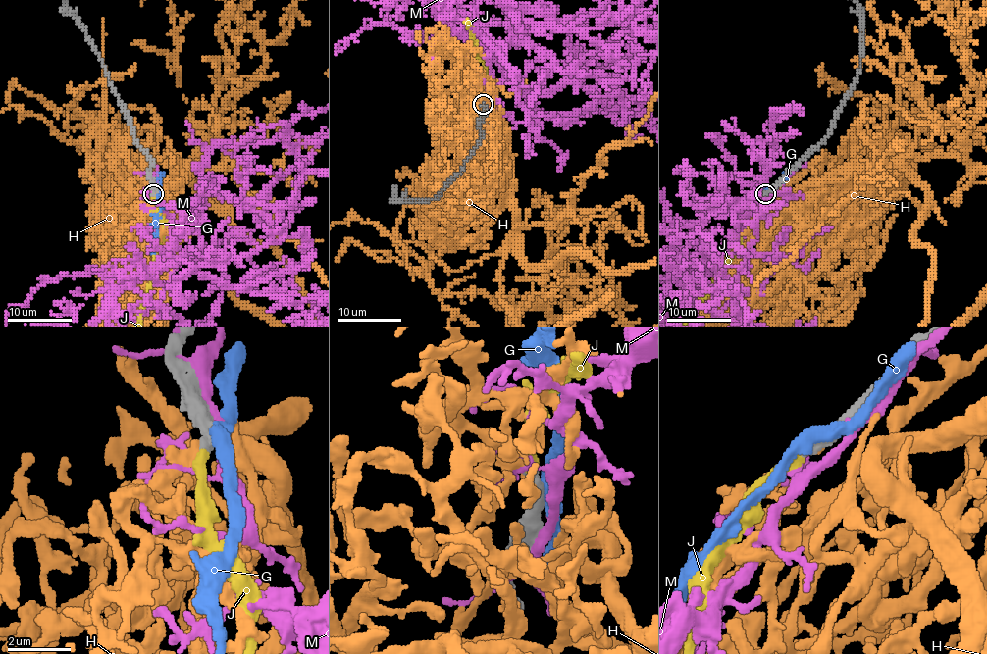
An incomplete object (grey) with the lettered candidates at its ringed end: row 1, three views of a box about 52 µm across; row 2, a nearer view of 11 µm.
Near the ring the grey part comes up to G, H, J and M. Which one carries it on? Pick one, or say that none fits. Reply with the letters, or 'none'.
J

